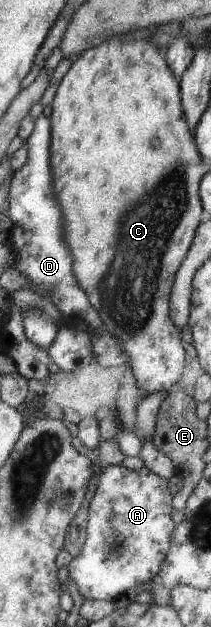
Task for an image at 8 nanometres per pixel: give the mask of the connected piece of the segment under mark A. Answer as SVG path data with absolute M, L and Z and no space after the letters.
M122 465L102 468L87 505L86 540L80 552L68 562L70 580L76 592L86 599L114 602L160 570L168 550L172 523L168 480L144 466L130 470Z

